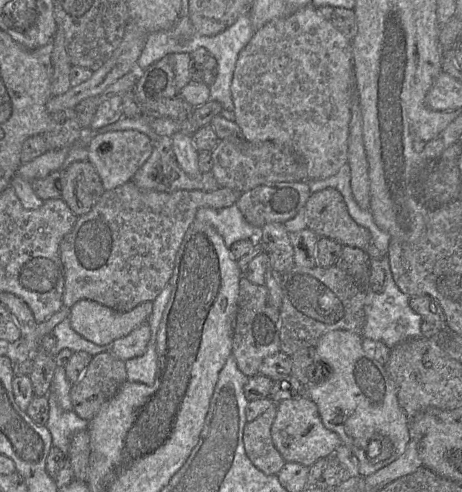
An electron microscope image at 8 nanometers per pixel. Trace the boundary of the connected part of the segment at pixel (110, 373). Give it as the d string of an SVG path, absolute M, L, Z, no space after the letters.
M111 351L93 356L81 378L71 388L74 412L91 420L127 381L125 362Z

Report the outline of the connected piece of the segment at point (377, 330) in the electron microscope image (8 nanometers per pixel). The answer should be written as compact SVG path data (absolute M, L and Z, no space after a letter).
M388 257L380 259L380 265L384 270L384 284L379 292L368 290L364 301L365 323L362 328L363 338L382 340L390 347L396 346L398 341L406 341L412 338L423 337L421 333L422 317L409 306L410 296L403 293L395 283Z

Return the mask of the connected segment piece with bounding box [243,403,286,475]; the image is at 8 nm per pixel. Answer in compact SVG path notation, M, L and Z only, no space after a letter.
M274 403L255 420L247 422L243 433L246 455L255 467L267 475L277 475L286 463L271 437L276 414L277 404Z

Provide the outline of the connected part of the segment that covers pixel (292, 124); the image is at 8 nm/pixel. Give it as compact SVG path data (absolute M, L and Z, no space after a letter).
M310 4L254 31L236 62L231 83L232 118L248 141L273 141L288 146L305 159L309 181L325 179L335 175L348 160L353 90L351 41Z

